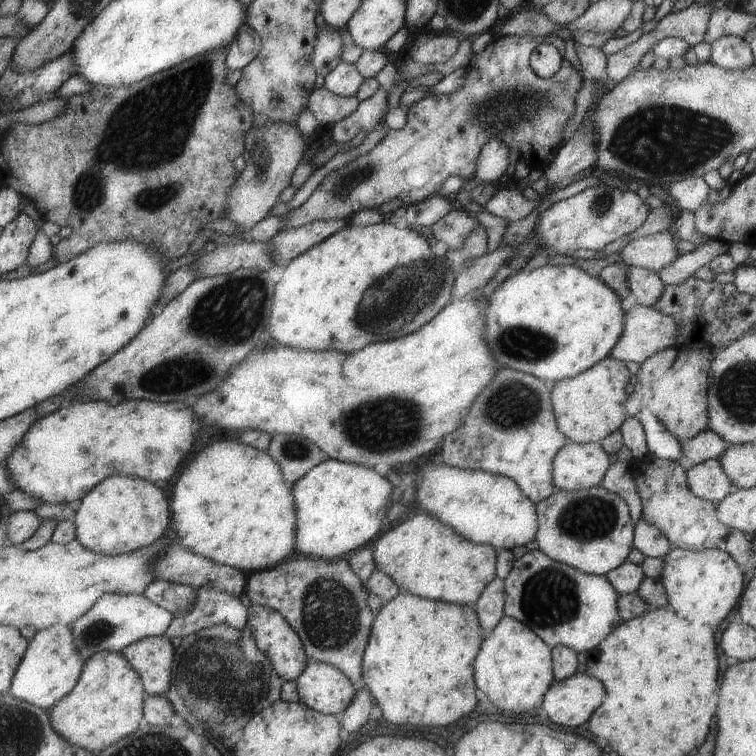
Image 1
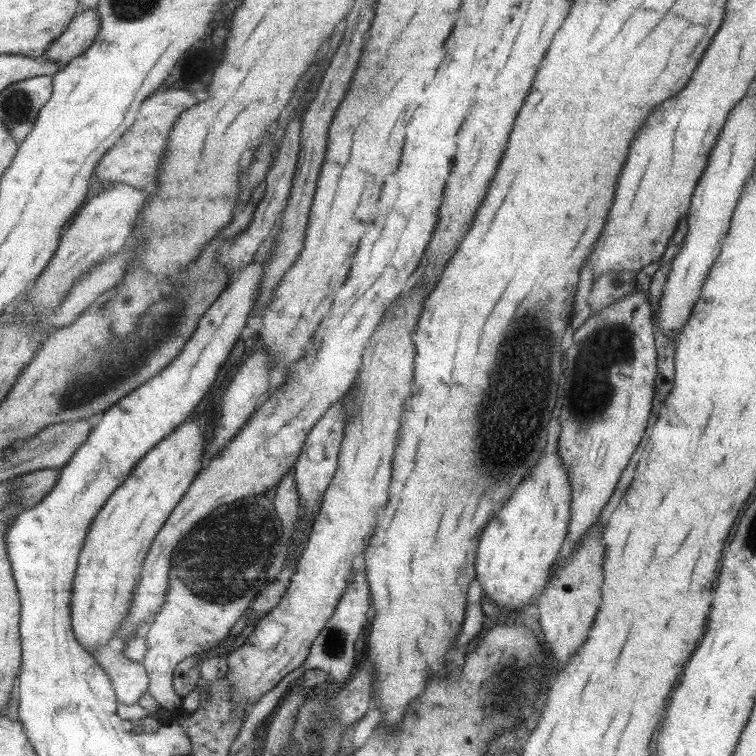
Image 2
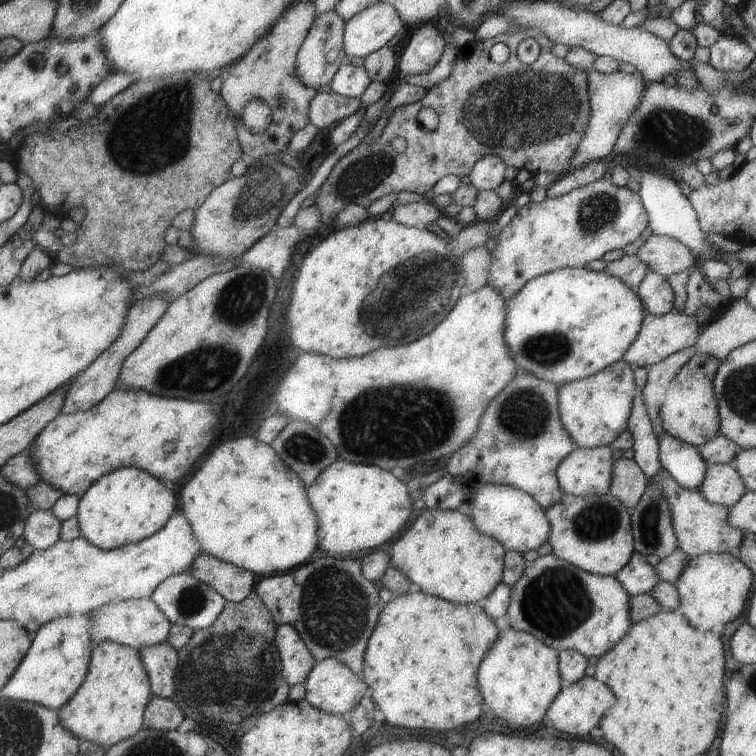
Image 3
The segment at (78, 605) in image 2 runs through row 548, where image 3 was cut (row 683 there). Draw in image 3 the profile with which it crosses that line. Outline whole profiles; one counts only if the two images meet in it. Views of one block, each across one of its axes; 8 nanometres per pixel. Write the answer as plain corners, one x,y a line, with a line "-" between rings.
100,641
91,650
91,661
82,684
58,710
60,724
82,741
109,748
142,728
146,705
153,697
140,653
129,646

